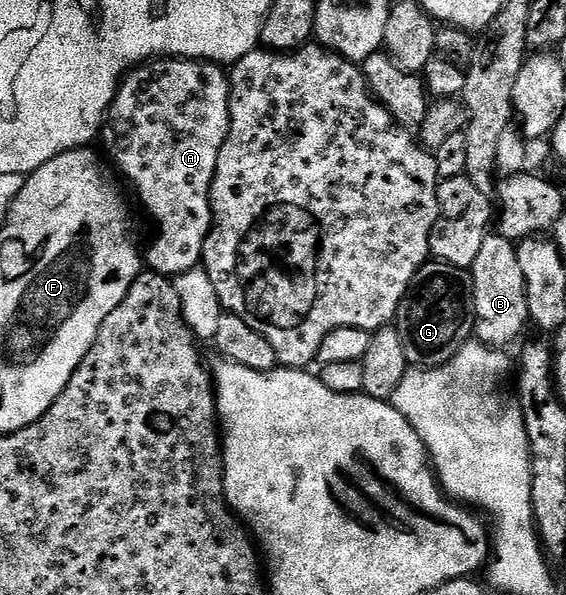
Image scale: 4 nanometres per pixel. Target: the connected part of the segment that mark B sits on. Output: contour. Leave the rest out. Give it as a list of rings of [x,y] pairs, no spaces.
[[[488,234],[479,247],[478,256],[474,259],[470,269],[472,273],[472,301],[474,302],[474,310],[476,311],[476,327],[474,336],[479,343],[488,345],[489,348],[507,349],[507,344],[512,344],[524,332],[524,327],[529,327],[528,307],[526,306],[526,278],[522,278],[522,266],[518,266],[518,254],[516,253],[516,244],[507,240],[505,236],[499,234]]]

